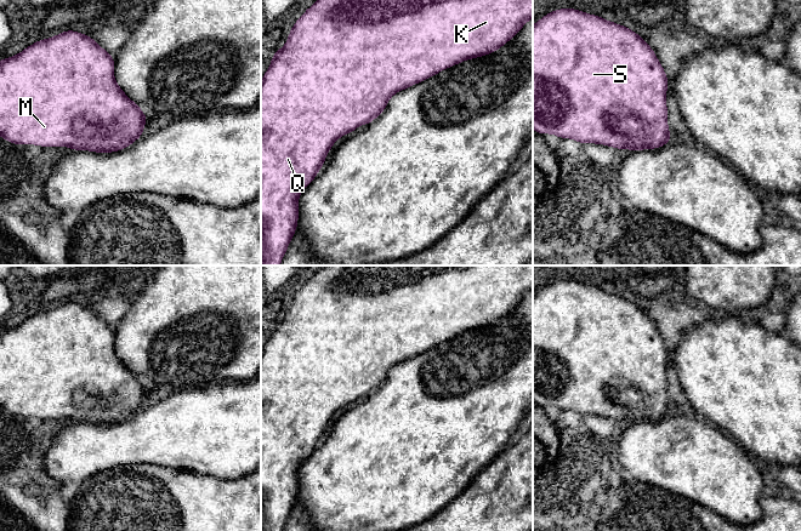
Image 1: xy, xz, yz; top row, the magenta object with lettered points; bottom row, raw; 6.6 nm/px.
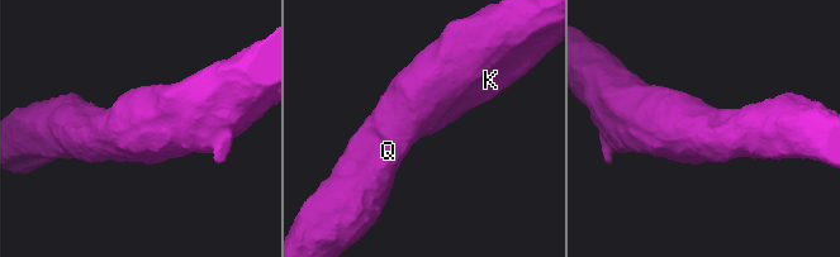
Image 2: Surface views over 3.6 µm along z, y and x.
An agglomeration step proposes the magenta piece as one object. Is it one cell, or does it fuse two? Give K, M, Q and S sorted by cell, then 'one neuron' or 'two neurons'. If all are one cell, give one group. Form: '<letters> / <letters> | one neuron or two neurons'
K M Q S | one neuron

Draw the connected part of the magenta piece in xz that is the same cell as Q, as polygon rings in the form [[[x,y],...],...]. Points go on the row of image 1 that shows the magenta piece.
[[[317,0],[308,7],[294,23],[285,45],[272,56],[271,65],[261,81],[261,266],[280,264],[296,232],[300,194],[324,166],[326,154],[337,138],[375,120],[394,93],[466,59],[498,51],[532,18],[533,0]]]

